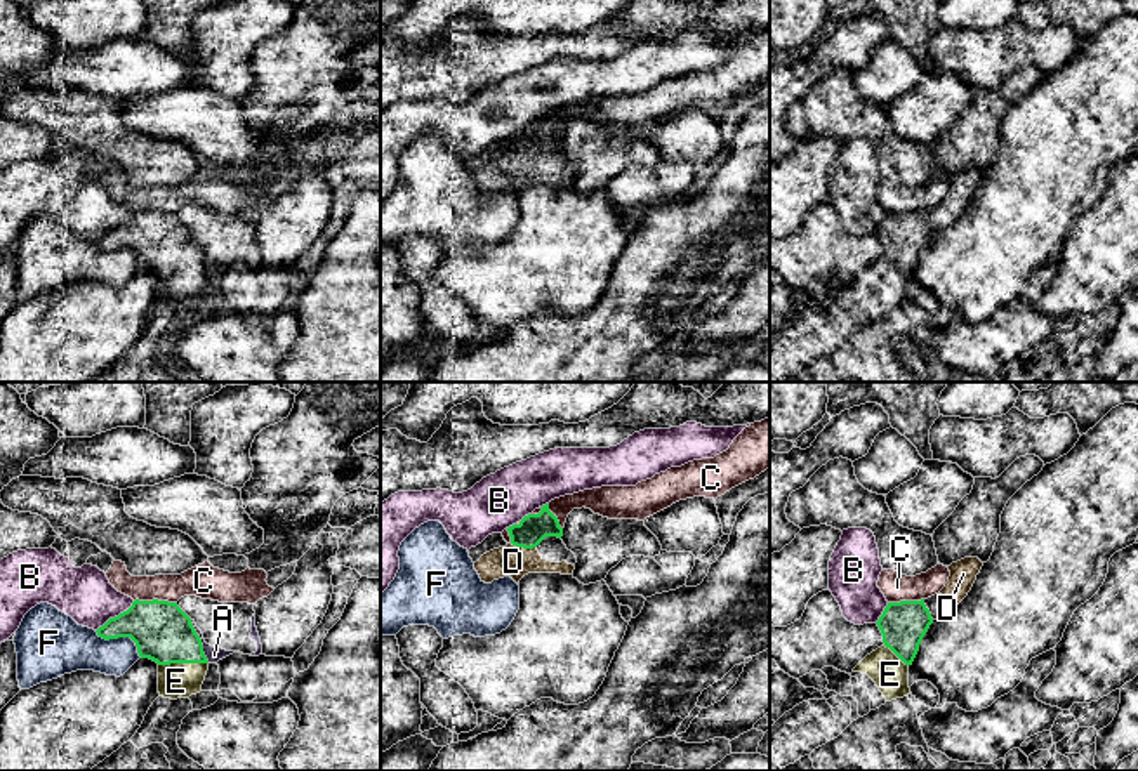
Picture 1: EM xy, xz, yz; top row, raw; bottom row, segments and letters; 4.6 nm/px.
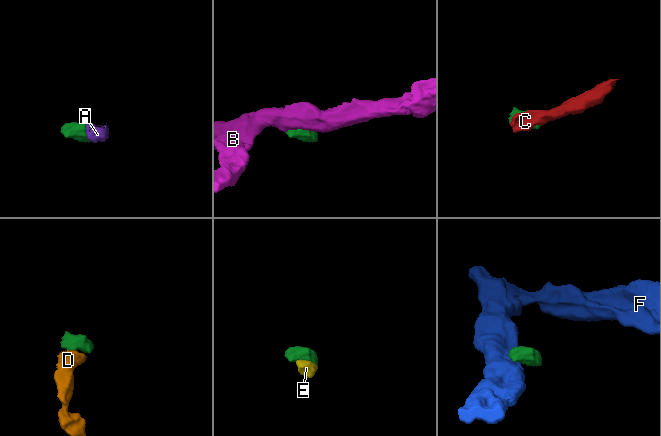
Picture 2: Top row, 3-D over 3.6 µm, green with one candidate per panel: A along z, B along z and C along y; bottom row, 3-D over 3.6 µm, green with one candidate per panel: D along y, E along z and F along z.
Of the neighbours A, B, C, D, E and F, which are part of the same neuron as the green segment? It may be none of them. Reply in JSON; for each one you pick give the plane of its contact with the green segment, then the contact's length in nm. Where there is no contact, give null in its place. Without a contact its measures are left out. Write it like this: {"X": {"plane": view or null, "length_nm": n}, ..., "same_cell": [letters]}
{"D": {"plane": "xz", "length_nm": 120}, "E": {"plane": "xy", "length_nm": 240}, "same_cell": ["D", "E"]}

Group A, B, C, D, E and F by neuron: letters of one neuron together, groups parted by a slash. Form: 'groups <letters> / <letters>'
groups A / B / C / D E / F

